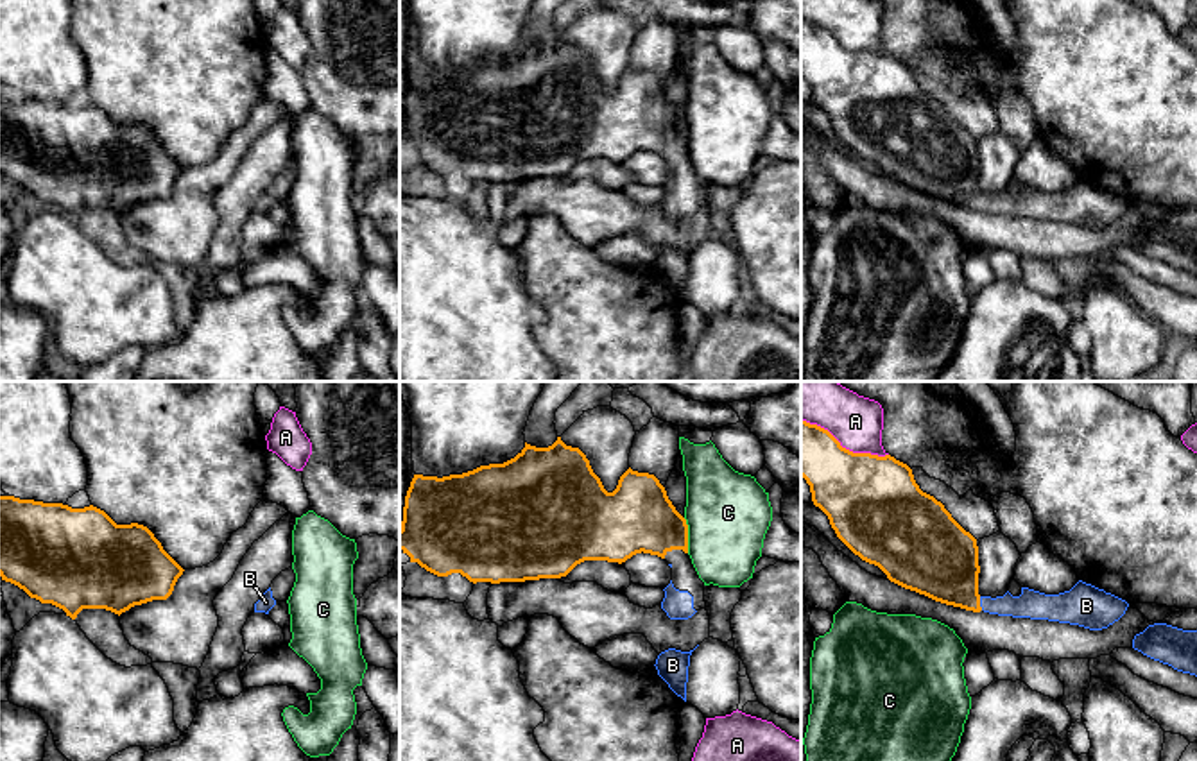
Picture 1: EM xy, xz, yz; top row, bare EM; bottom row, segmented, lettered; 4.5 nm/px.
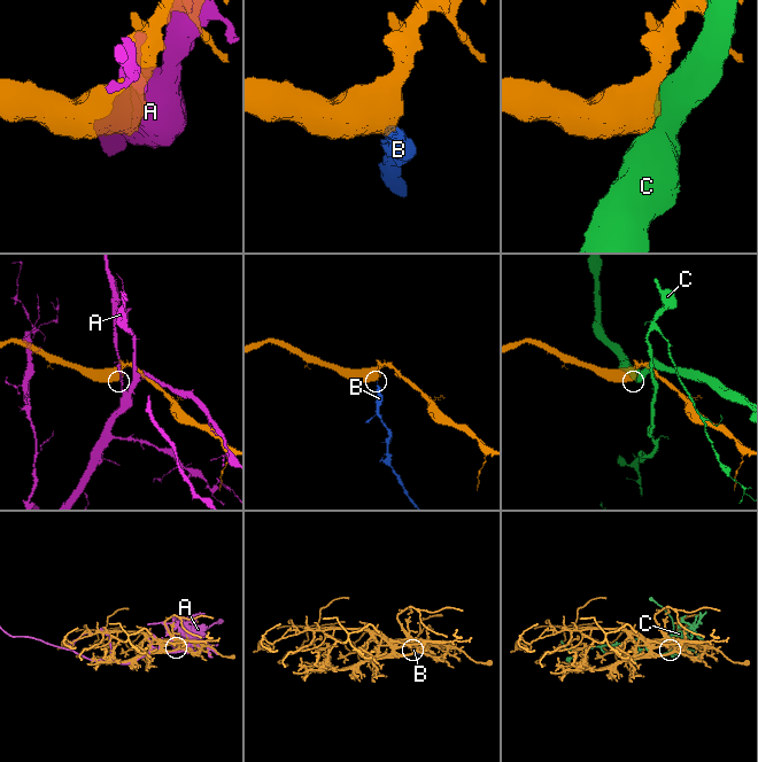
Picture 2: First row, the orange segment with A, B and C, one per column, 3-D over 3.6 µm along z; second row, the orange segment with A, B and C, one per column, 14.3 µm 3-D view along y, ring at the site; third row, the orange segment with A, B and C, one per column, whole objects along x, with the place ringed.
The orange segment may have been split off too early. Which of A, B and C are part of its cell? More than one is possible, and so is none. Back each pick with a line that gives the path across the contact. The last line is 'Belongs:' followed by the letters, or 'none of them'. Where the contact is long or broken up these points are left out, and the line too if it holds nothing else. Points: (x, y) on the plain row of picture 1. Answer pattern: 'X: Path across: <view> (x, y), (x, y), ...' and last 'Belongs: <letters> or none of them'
B: Path across: yz (941, 162), (979, 203), (1031, 203)
Belongs: B

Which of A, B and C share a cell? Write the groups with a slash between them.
A / B / C

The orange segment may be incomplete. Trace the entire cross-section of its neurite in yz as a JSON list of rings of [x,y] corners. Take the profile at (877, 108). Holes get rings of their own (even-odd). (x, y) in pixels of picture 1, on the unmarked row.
[[[801,18],[801,75],[810,84],[812,100],[830,118],[837,136],[862,159],[878,165],[891,181],[925,193],[935,201],[960,206],[973,211],[989,211],[998,215],[1048,218],[1079,224],[1089,229],[1102,229],[1118,220],[1129,202],[1104,188],[1079,179],[1070,190],[1045,193],[1021,186],[1020,195],[1009,190],[1003,195],[978,193],[978,145],[977,138],[966,131],[934,95],[923,91],[914,79],[912,68],[891,54],[878,56],[871,52],[853,52],[824,27]]]

